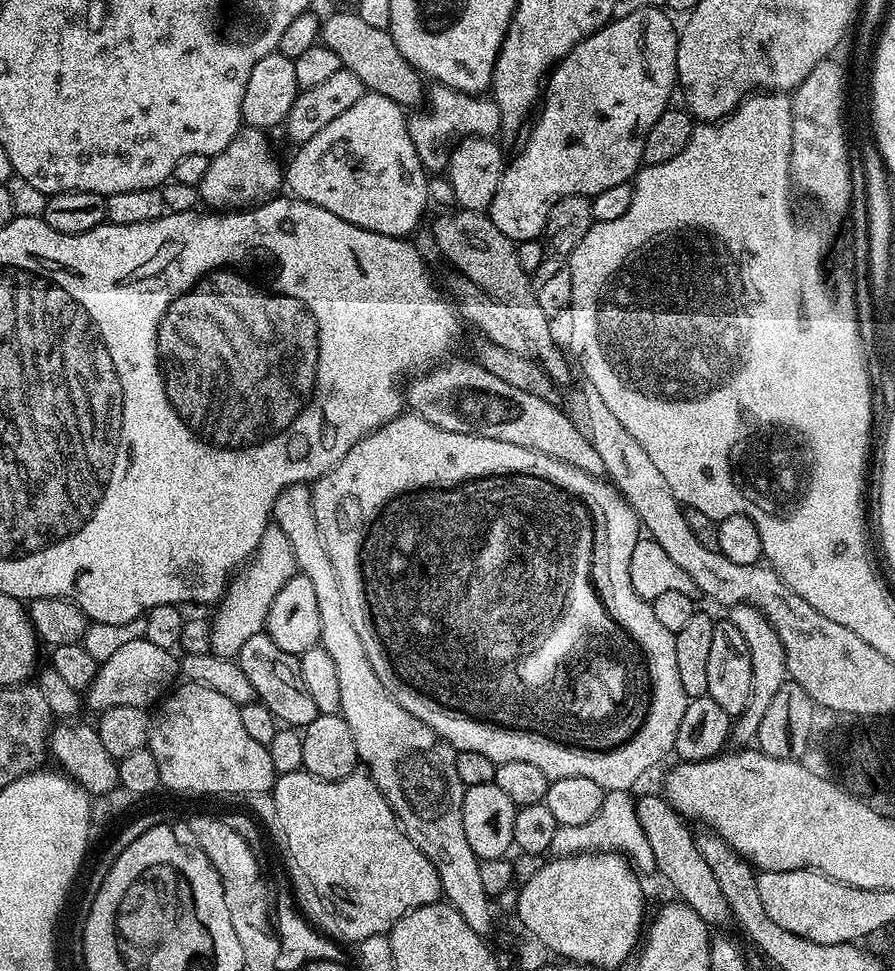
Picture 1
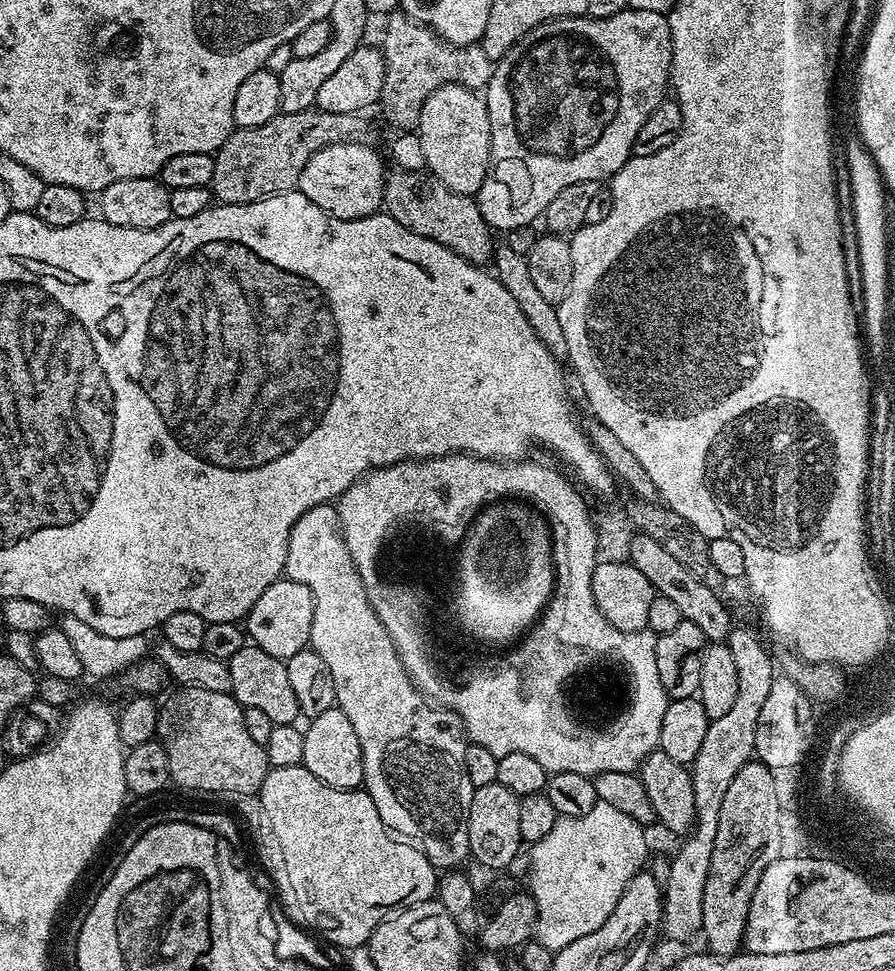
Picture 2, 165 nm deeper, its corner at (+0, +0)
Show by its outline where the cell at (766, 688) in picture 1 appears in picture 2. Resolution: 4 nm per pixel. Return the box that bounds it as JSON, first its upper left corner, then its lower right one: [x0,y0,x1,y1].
[662,627,777,940]

